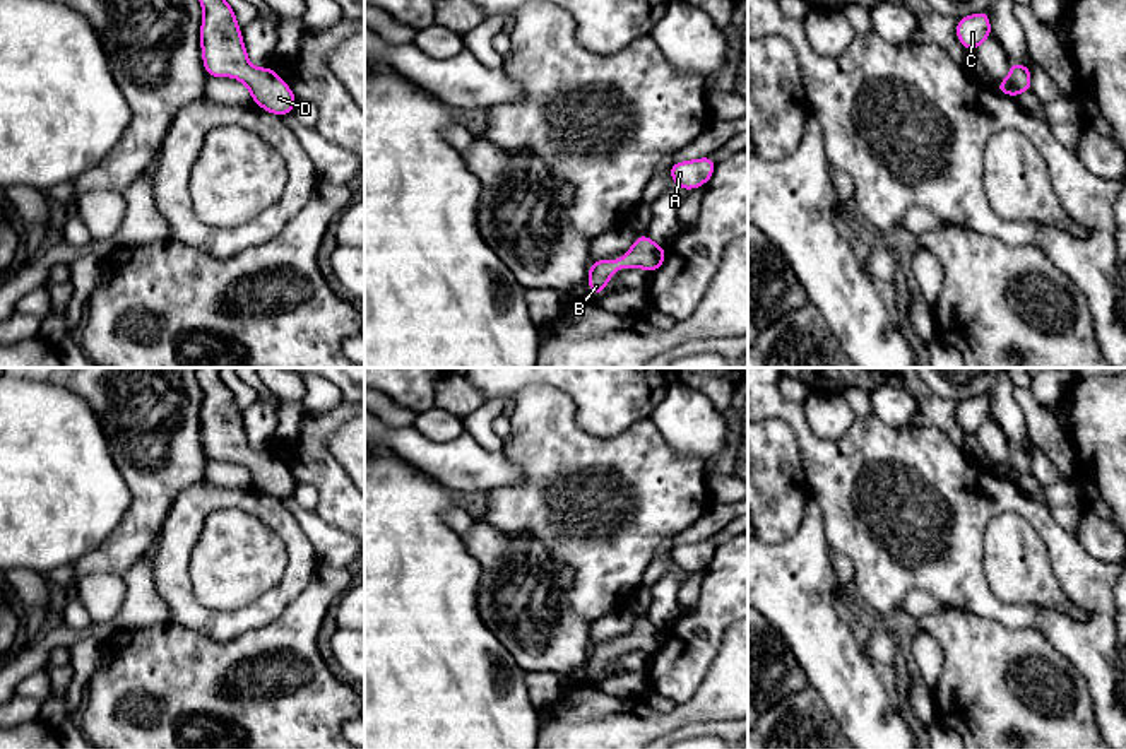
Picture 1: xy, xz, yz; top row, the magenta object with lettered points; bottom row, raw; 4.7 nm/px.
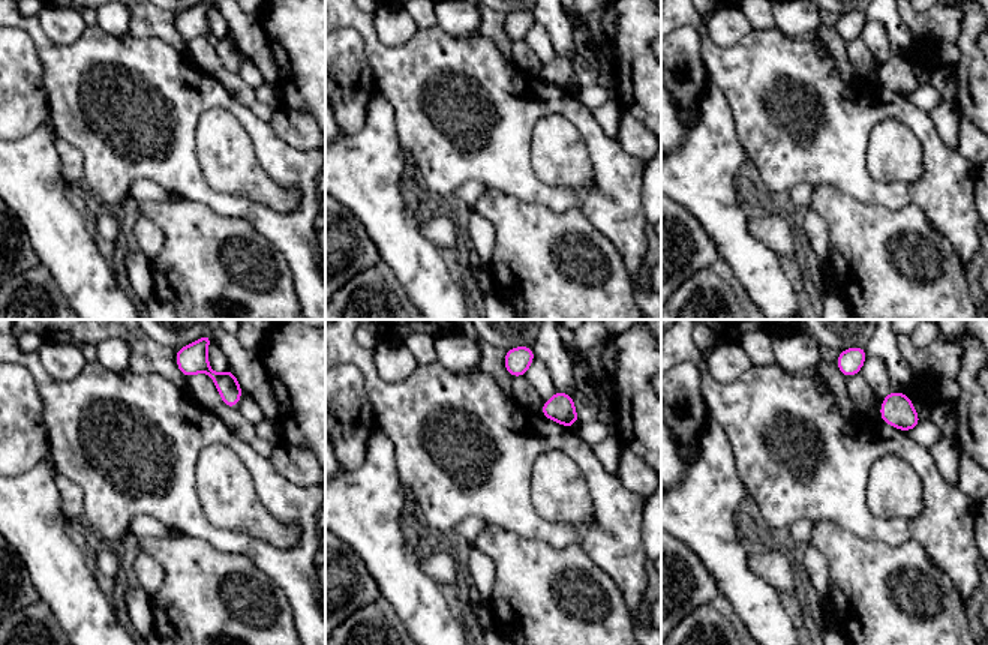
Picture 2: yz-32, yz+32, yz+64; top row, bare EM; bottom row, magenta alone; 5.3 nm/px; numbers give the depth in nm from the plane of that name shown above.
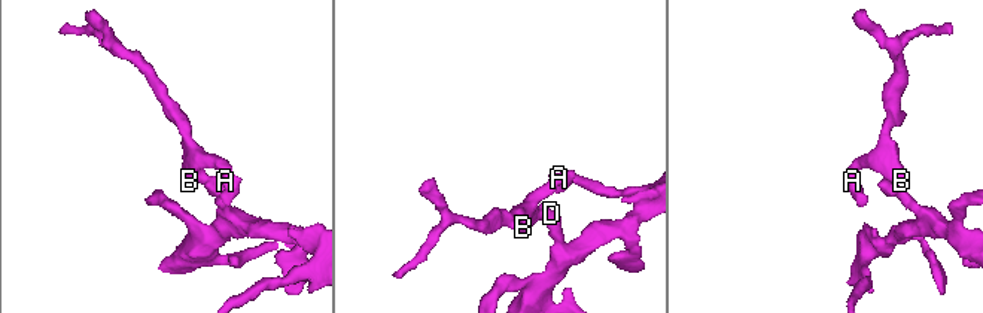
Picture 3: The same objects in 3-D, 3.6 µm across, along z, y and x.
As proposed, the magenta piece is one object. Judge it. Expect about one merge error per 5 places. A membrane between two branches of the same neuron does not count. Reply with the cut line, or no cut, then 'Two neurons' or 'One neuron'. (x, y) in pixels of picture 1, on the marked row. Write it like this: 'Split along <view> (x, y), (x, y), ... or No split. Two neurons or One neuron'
No split. One neuron

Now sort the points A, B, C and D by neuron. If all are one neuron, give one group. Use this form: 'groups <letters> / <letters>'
groups A B C D

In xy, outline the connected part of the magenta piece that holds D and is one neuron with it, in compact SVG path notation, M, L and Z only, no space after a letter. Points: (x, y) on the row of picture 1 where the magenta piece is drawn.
M199 0L204 10L200 46L209 77L236 77L262 109L286 116L296 104L291 87L272 67L253 68L233 7L226 0Z

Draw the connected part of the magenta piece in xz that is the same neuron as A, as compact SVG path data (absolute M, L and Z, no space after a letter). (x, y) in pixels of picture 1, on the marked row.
M700 157L693 161L674 162L669 168L671 180L684 192L707 185L712 178L717 162L708 157Z

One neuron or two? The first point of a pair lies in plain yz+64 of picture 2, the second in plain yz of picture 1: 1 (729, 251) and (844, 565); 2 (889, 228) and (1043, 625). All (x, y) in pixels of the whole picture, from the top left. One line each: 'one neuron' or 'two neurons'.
1: two neurons
2: two neurons

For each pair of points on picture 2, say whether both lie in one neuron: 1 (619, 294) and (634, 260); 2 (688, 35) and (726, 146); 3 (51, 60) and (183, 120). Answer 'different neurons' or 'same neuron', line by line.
1: different neurons
2: different neurons
3: same neuron

